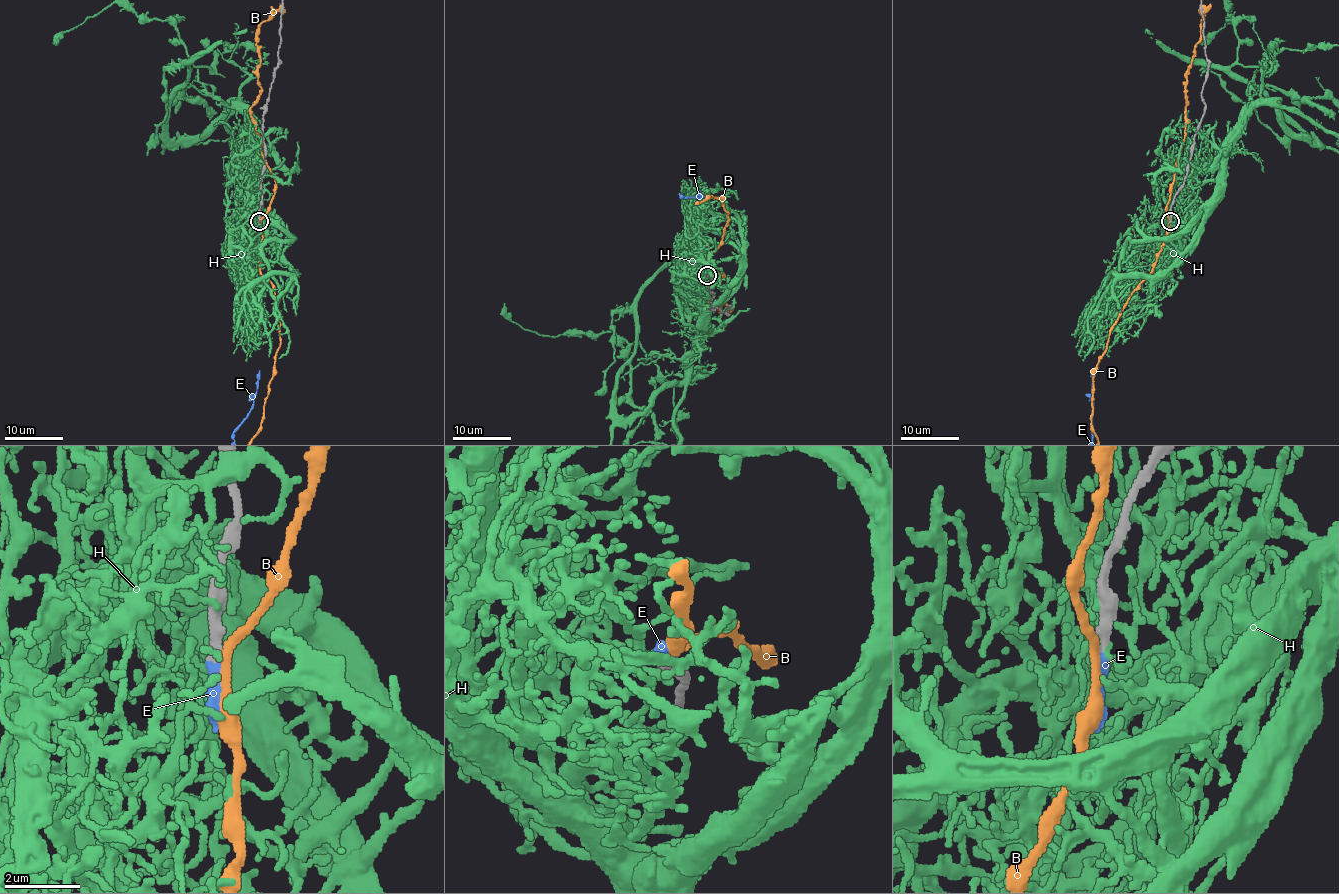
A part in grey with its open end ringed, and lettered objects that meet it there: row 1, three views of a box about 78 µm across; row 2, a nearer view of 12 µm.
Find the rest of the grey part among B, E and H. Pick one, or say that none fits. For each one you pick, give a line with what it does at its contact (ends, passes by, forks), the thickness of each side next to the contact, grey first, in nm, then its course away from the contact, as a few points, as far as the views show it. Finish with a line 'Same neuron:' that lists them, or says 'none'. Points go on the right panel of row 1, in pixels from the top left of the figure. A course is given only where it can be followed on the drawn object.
E: It ends there. Thickness 280 nm (grey) against 240 nm
Same neuron: E

